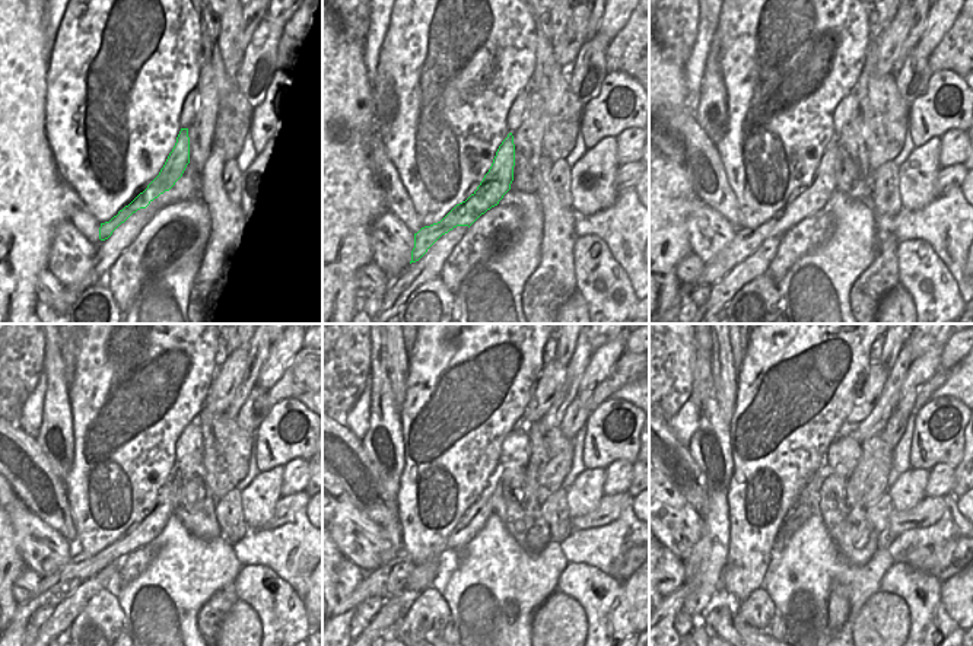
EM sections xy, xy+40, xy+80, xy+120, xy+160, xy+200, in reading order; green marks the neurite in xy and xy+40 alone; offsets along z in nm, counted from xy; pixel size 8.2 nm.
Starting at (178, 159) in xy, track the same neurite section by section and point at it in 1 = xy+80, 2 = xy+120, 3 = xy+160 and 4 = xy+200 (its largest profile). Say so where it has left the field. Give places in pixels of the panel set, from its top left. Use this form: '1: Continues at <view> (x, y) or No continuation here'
1: Continues at xy+80 (813, 197)
2: Continues at xy+120 (82, 567)
3: Continues at xy+160 (400, 575)
4: Continues at xy+200 (679, 595).

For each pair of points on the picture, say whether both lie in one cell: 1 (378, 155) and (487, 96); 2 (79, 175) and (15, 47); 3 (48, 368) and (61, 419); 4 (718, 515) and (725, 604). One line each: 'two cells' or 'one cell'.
1: two cells
2: two cells
3: one cell
4: two cells

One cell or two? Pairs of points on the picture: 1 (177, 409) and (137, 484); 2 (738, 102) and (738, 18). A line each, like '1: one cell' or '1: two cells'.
1: one cell
2: one cell

